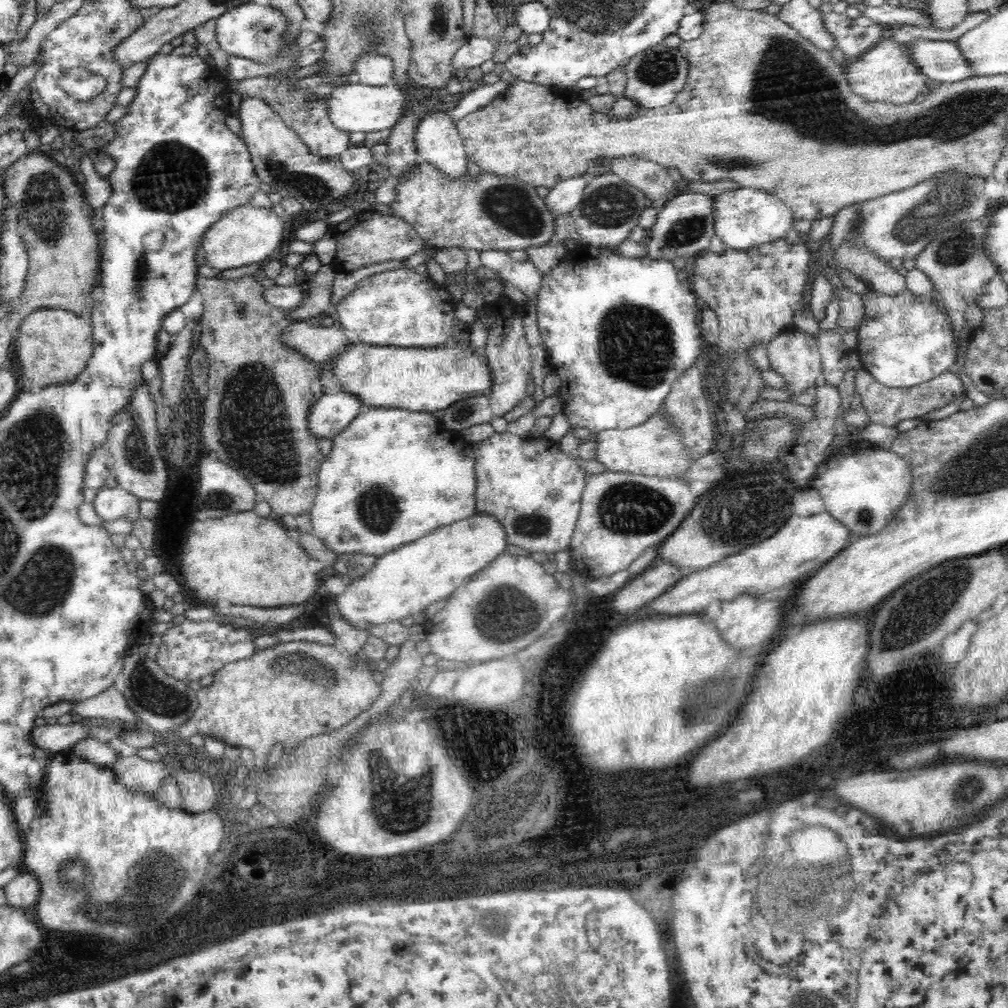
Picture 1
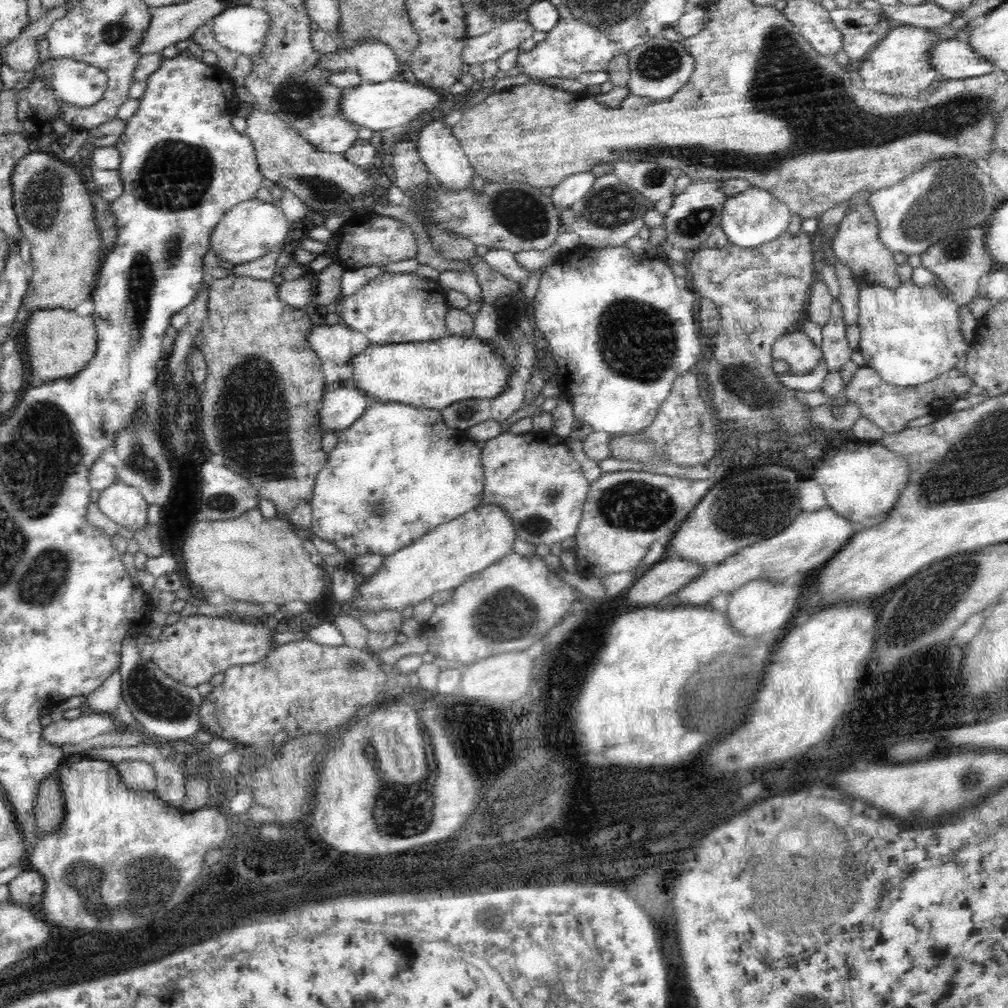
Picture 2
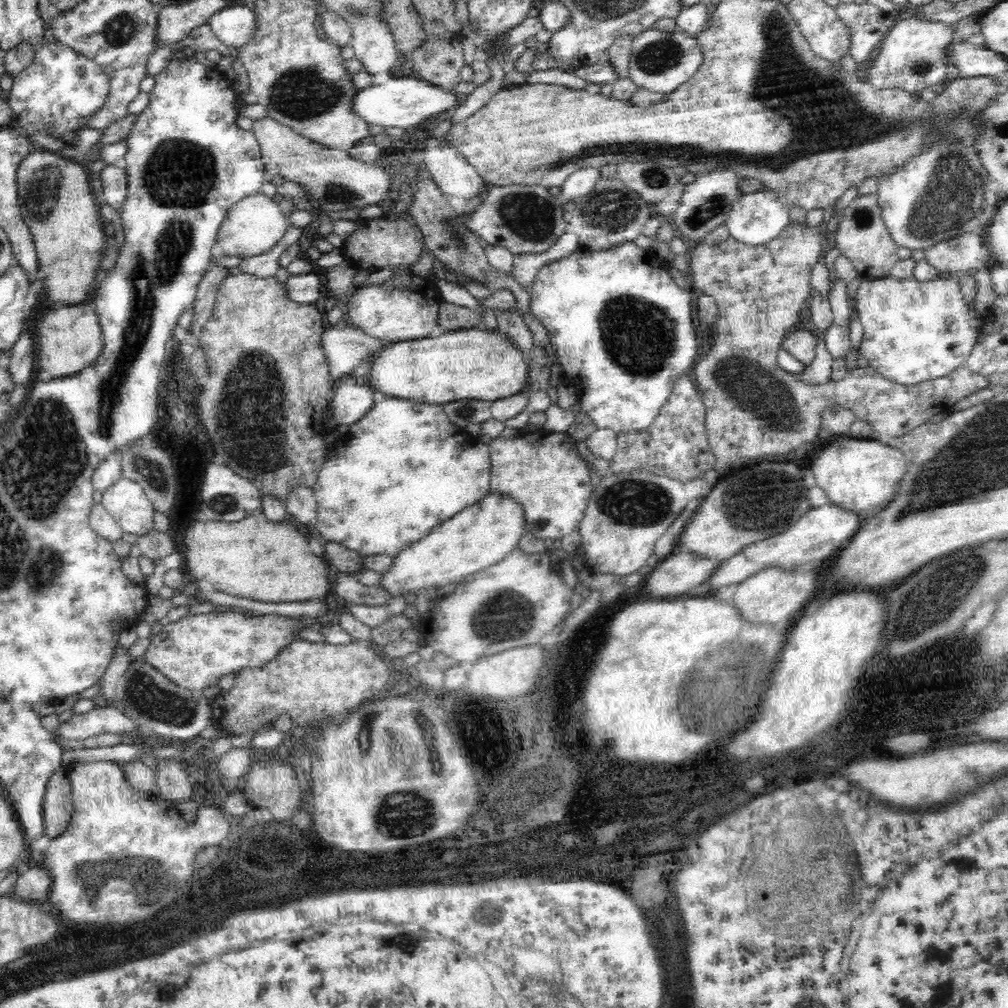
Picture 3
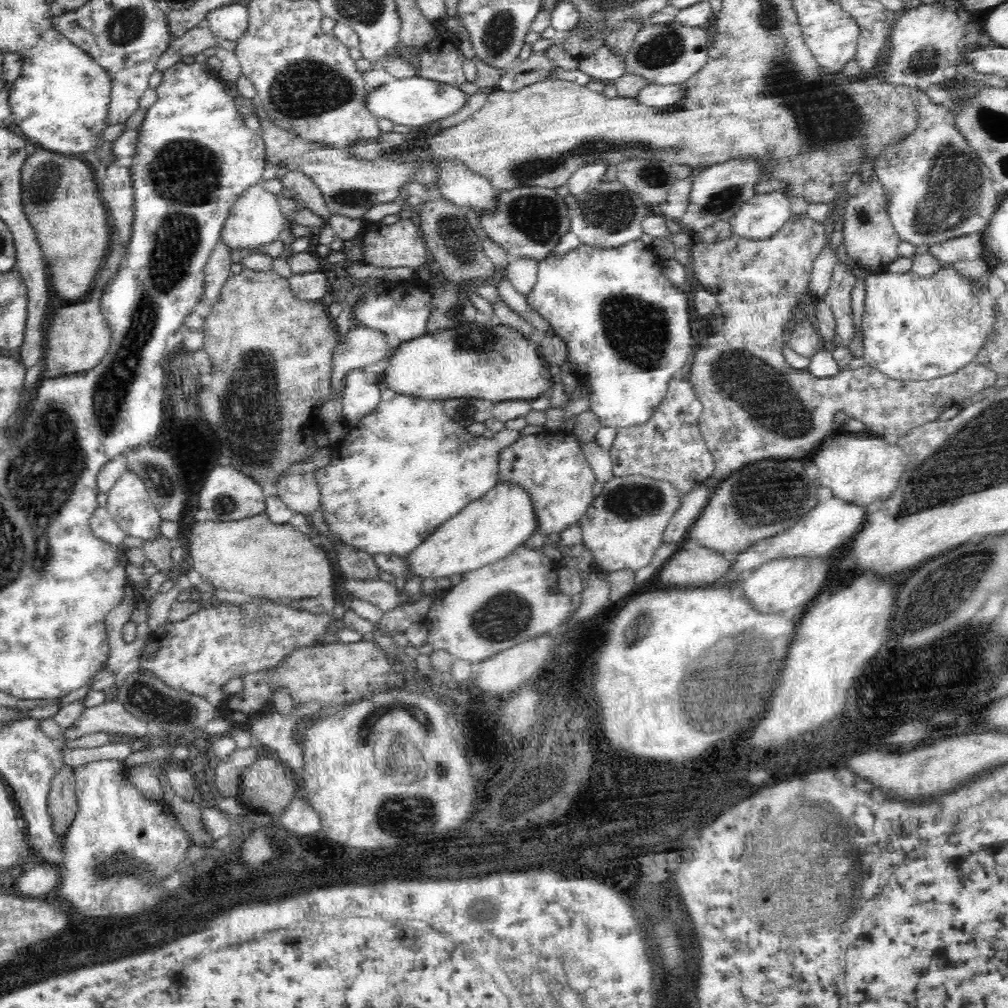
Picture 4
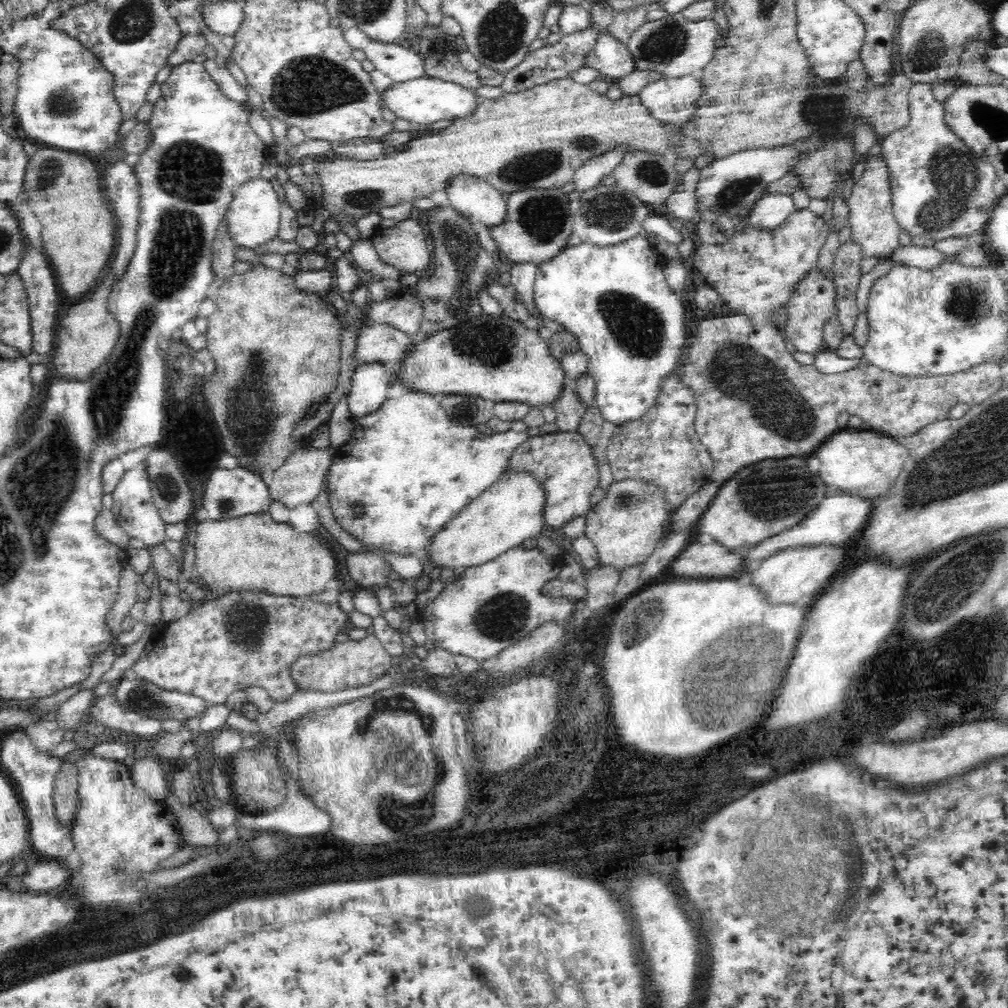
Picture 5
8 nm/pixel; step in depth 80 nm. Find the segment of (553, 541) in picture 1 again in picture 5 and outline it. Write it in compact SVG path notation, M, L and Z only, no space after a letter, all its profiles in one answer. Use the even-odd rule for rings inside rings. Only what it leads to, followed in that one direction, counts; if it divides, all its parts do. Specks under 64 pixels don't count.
M578 431L529 436L516 450L512 451L505 470L531 470L531 474L543 483L545 488L544 521L546 531L557 530L571 519L584 516L590 509L590 497L599 485L597 460L593 457L591 445L584 442Z

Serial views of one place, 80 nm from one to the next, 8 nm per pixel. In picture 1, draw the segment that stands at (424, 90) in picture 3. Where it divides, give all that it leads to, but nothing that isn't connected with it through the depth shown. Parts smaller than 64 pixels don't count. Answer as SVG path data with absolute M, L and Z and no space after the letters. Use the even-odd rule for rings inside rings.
M344 83L335 87L328 99L327 111L332 124L338 130L347 132L379 132L386 133L399 121L404 113L404 102L408 94L399 86L366 86L364 84Z

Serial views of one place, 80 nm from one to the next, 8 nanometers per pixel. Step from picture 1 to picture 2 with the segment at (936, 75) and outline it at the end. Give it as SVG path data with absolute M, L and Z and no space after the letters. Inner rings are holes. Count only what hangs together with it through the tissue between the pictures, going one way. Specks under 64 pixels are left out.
M952 38L943 40L932 50L932 63L944 81L982 76L992 71L990 59L970 50L968 42Z

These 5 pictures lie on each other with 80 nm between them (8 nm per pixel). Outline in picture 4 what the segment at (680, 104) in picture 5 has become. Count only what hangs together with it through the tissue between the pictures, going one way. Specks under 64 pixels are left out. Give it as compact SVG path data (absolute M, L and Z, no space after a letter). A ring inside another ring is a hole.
M684 83L648 84L638 93L637 101L647 107L656 107L662 113L679 111L677 104L685 97Z

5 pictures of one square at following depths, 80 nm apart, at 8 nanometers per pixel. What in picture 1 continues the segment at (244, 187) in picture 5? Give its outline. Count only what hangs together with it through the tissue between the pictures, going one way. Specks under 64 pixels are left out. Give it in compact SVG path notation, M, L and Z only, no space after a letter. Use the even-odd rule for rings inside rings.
M250 203L234 207L203 234L200 251L206 265L222 272L268 260L272 252L281 246L284 223L282 217L276 216L270 208L258 208L250 206Z

